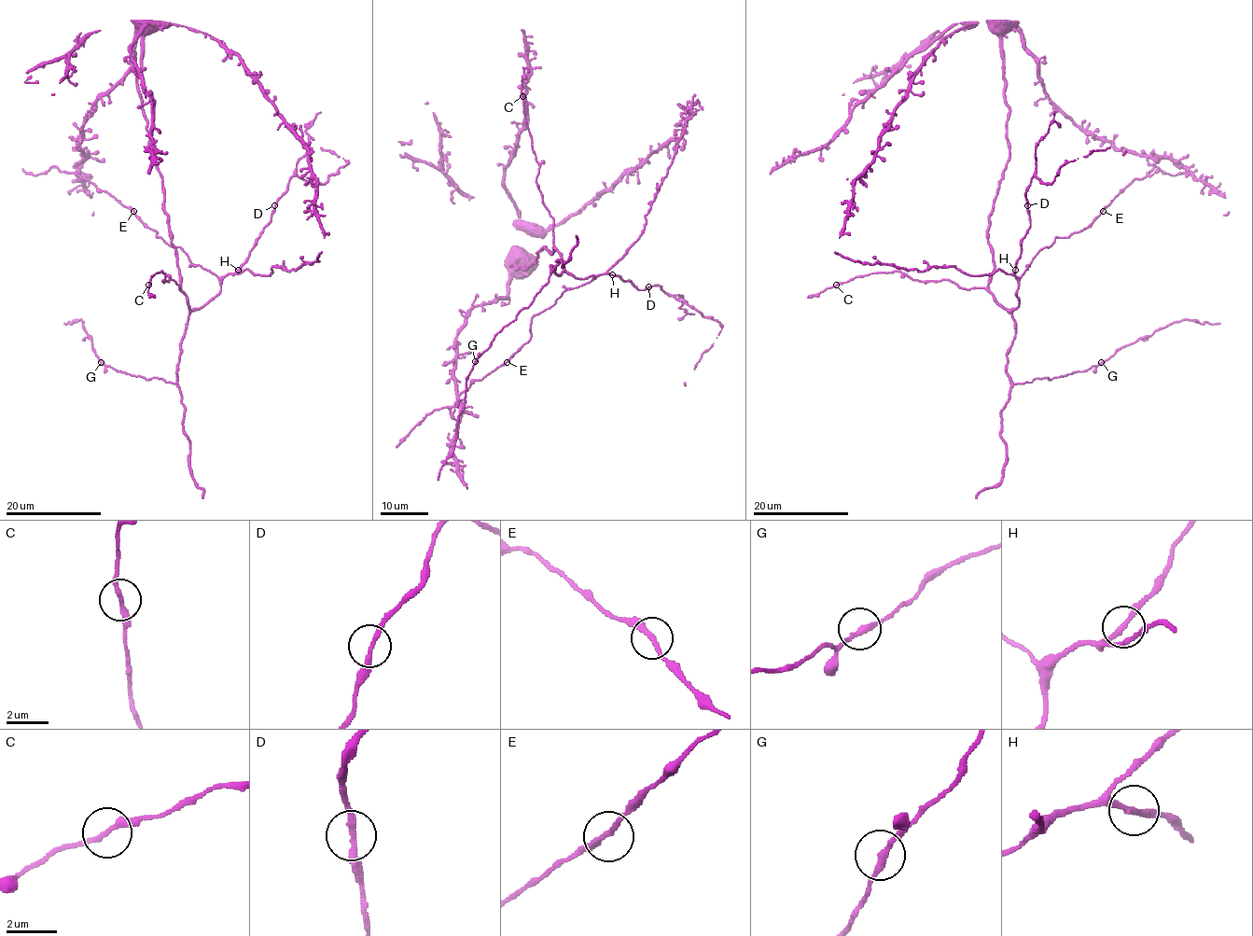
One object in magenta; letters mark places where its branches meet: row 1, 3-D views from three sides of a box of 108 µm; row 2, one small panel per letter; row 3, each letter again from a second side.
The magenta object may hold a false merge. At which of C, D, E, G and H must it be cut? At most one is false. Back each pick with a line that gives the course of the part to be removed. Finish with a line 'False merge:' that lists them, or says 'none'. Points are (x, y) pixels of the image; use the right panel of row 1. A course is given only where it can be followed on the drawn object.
False merge: none

